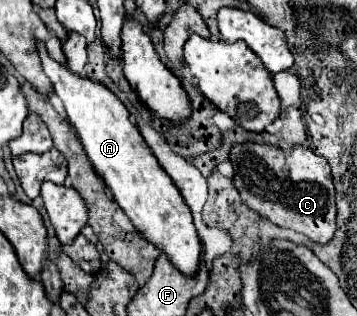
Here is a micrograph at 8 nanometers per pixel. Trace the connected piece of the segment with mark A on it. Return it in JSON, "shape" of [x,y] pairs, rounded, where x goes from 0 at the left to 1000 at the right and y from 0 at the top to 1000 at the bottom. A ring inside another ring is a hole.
{"shape":[[[118,142],[106,149],[106,168],[123,231],[151,263],[151,294],[185,339],[196,396],[230,446],[252,516],[314,598],[336,661],[359,680],[359,693],[403,744],[409,763],[465,801],[487,845],[499,845],[515,870],[543,870],[543,858],[555,858],[560,845],[566,775],[538,699],[538,674],[521,642],[510,642],[504,604],[487,592],[465,541],[454,541],[443,503],[420,491],[420,472],[409,465],[409,446],[398,440],[387,402],[364,389],[359,345],[286,263],[230,250],[190,212],[157,199]]]}

